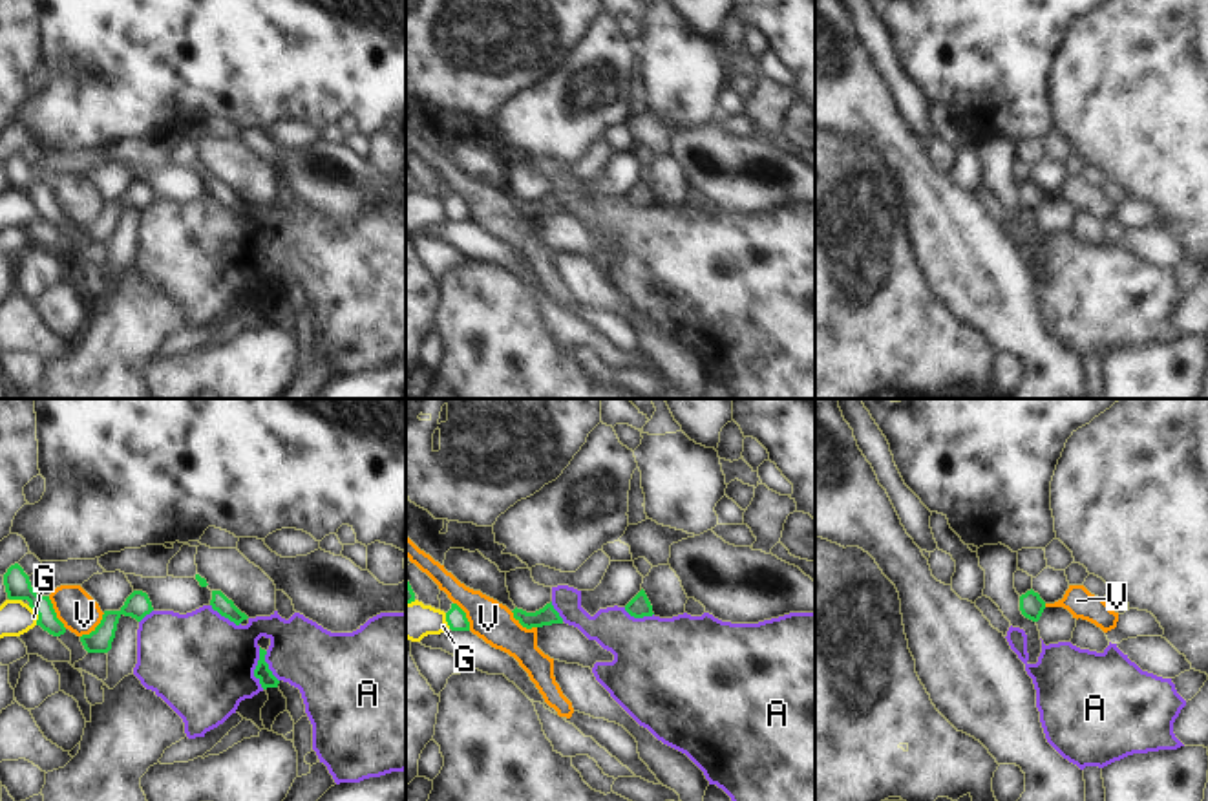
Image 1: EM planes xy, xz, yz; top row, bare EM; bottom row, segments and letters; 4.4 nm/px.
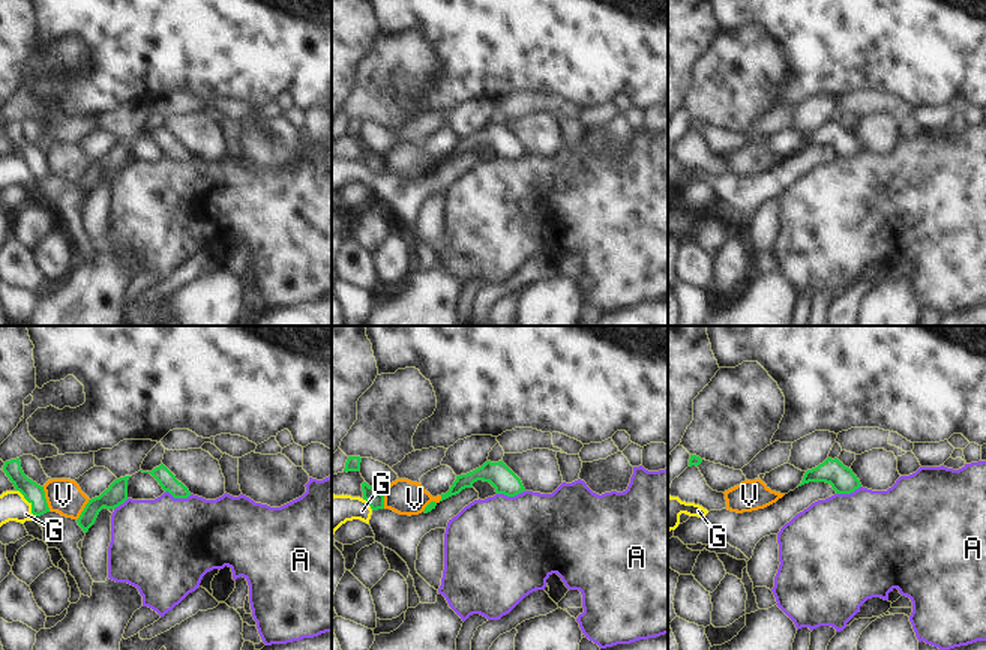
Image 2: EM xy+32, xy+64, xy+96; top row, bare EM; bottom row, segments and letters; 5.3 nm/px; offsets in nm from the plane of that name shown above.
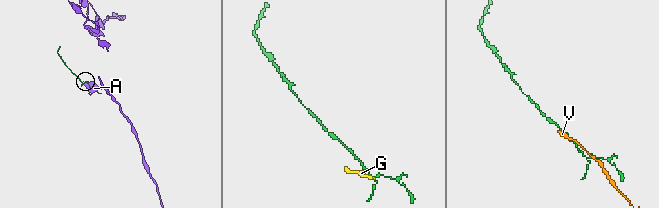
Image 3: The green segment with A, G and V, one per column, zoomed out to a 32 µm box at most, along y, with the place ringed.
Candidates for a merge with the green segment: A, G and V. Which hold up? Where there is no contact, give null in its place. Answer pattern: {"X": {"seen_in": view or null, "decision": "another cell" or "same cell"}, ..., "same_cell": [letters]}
{"A": {"seen_in": "xy", "decision": "another cell"}, "G": {"seen_in": "xy", "decision": "another cell"}, "V": {"seen_in": "xy", "decision": "another cell"}, "same_cell": []}

